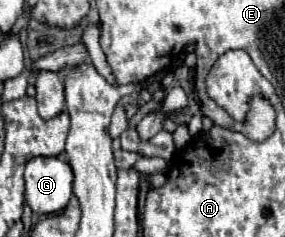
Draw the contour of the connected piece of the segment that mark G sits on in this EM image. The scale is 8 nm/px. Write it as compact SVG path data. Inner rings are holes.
M37 156L25 166L25 202L37 214L65 208L73 196L73 172L65 160Z

